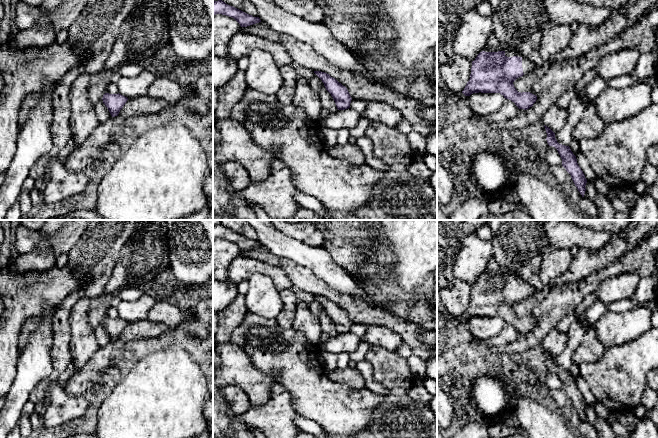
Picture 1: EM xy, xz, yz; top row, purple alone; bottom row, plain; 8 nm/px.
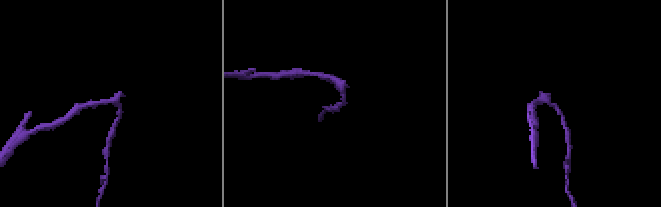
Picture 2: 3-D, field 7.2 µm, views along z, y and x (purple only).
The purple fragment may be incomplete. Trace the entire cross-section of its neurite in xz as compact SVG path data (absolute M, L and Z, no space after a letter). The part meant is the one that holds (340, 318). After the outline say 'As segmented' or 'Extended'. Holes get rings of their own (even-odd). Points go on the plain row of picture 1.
M314 295L314 297L324 307L326 314L333 321L338 334L345 334L350 332L352 322L345 310L325 296Z. As segmented

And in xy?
M109 318L103 319L103 327L108 332L112 341L118 340L120 334L123 332L128 322L121 318Z. As segmented

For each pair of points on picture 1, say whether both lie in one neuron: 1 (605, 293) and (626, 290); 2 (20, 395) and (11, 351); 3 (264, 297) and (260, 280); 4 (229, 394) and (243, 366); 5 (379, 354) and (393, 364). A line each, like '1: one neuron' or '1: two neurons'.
1: one neuron
2: two neurons
3: one neuron
4: two neurons
5: one neuron

